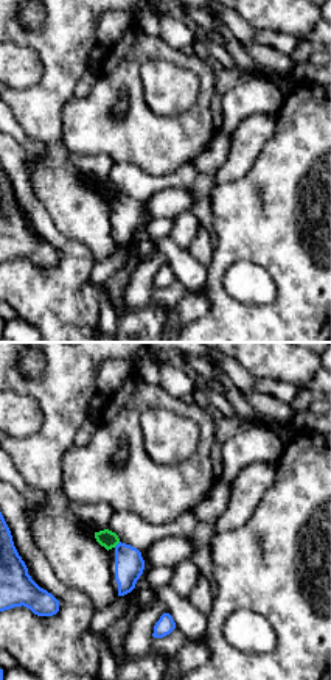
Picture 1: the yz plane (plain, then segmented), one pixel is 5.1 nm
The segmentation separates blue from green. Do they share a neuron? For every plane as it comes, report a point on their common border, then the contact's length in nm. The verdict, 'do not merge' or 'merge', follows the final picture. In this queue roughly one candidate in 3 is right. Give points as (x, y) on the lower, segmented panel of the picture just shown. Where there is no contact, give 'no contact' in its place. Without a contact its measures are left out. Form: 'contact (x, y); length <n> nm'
contact (118, 543); length 50 nm

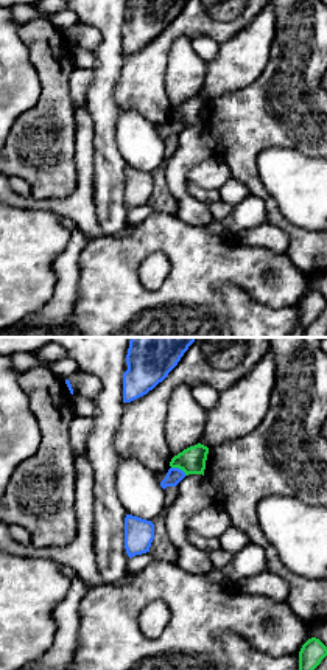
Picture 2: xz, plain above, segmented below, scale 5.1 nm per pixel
contact (178, 468); length 90 nm

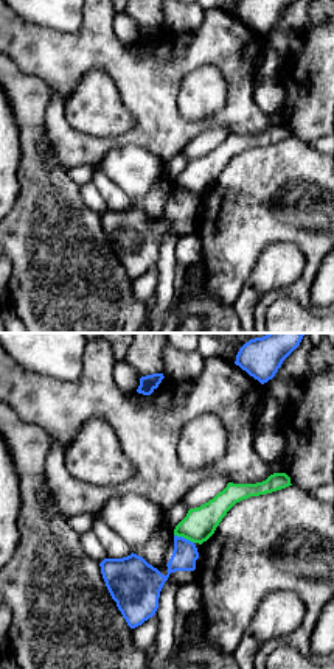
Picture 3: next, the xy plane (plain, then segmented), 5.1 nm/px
contact (184, 539); length 120 nm

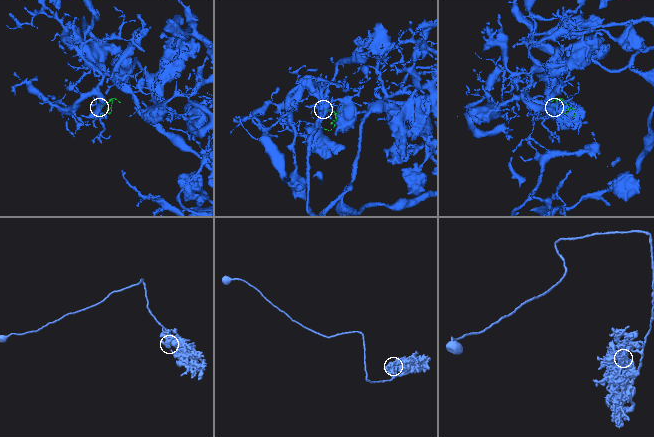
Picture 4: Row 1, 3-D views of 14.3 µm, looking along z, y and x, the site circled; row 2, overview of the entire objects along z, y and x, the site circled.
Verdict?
do not merge

